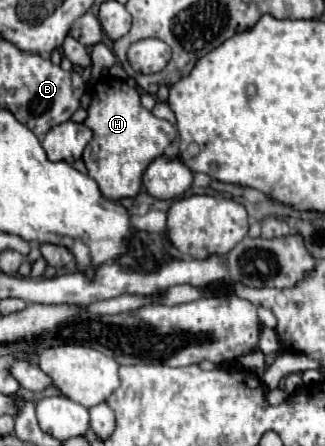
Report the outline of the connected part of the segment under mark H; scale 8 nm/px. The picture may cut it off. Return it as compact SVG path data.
M108 77L108 83L98 81L94 85L84 125L94 131L94 139L86 147L82 159L88 167L88 175L98 183L100 193L110 201L136 197L142 189L142 175L146 167L156 157L164 155L164 149L178 135L172 123L154 117L152 111L142 107L140 93L134 87L114 77Z

